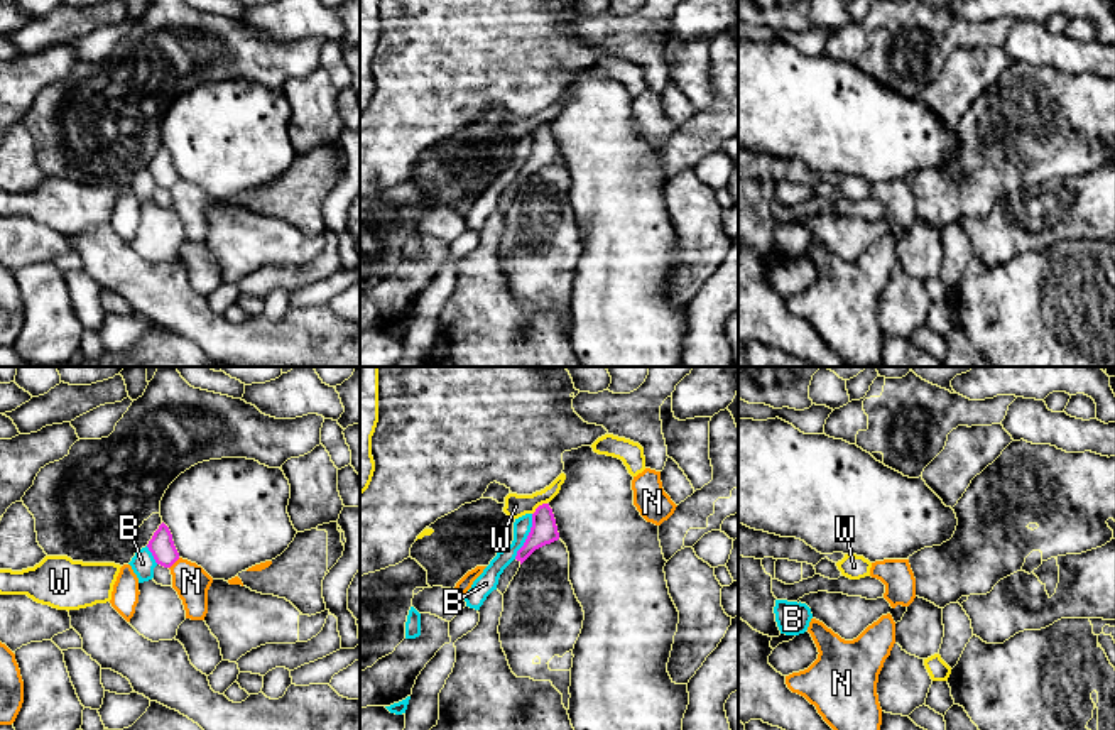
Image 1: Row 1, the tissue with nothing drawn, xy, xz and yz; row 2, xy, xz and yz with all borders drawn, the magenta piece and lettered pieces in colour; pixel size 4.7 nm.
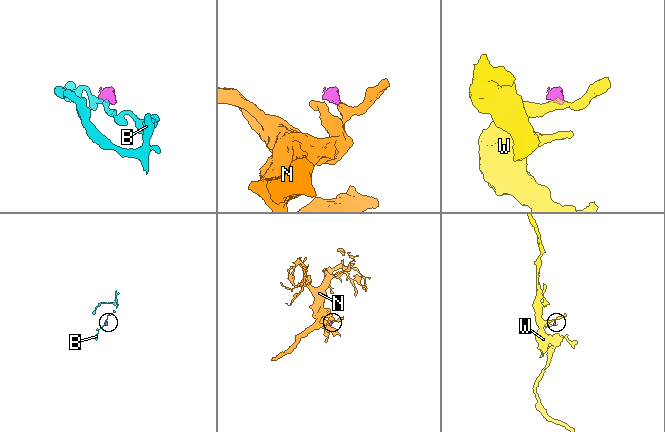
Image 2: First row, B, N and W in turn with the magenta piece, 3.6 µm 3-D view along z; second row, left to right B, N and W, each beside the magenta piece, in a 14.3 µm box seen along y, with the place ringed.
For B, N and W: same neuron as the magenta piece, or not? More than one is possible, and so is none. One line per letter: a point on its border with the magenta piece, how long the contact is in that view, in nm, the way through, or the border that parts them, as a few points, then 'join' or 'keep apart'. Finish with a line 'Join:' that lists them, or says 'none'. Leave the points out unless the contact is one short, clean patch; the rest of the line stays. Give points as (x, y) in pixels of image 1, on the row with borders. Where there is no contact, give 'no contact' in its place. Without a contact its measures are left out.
B: xz (527, 536) | 240 nm | along xz (533, 514), (529, 534), (514, 558) | keep apart
N: xy (174, 561) | 80 nm | along xy (179, 558), (169, 568) | keep apart
W: xz (538, 507) | 90 nm | along xz (546, 502), (533, 514) | keep apart
Join: none

